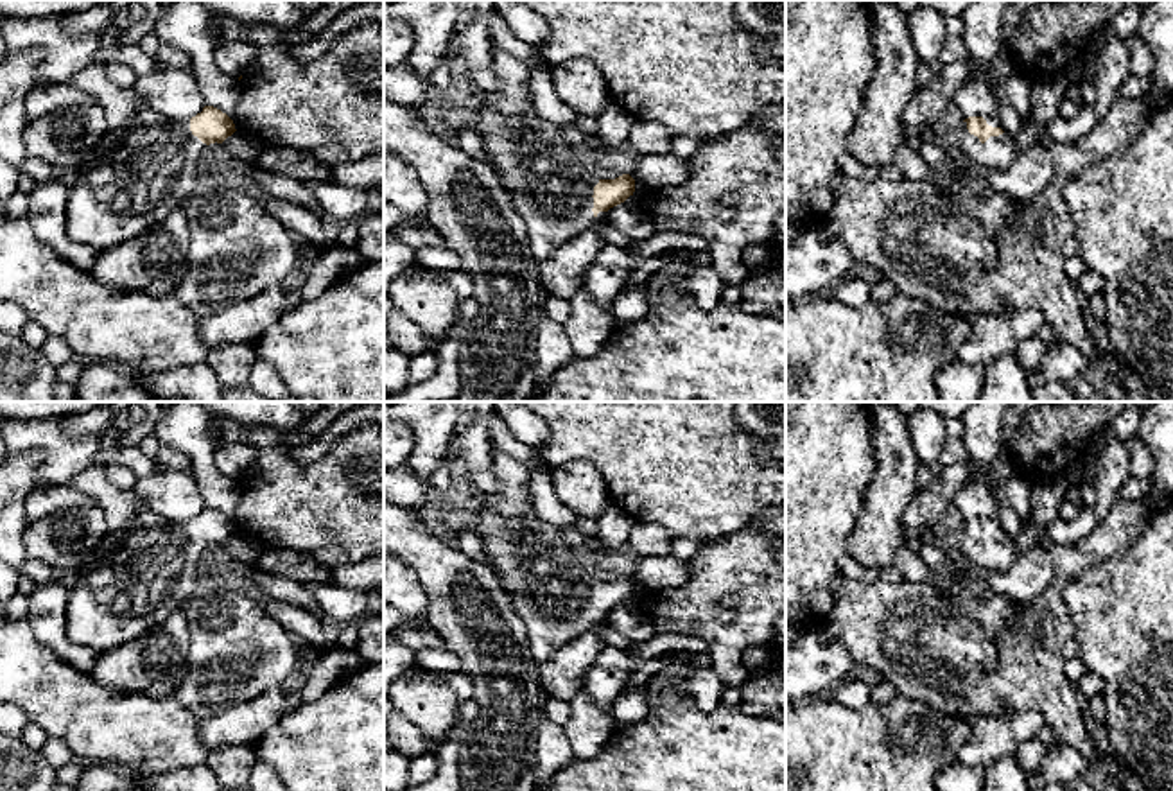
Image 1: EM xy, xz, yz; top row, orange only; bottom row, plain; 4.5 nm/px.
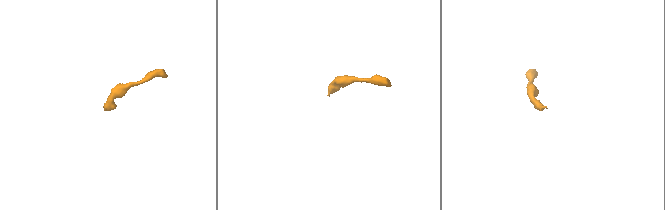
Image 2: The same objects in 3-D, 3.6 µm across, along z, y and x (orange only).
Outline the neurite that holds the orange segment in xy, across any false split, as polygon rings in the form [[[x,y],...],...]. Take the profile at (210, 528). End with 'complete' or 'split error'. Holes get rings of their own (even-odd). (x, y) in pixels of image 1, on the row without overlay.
[[[204,508],[190,522],[174,522],[145,509],[126,526],[108,529],[75,572],[66,604],[66,637],[74,644],[108,653],[154,631],[203,585],[204,551],[222,545],[235,533],[233,522],[213,508]]]; split error

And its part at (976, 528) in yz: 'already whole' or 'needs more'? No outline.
needs more

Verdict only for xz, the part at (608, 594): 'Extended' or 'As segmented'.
Extended

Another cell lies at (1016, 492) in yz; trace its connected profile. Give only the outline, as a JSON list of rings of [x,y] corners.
[[[1021,474],[994,482],[994,497],[999,506],[1013,508],[1021,518],[1031,513],[1031,482]]]

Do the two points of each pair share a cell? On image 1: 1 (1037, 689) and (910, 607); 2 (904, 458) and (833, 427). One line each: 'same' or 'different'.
1: same
2: different

